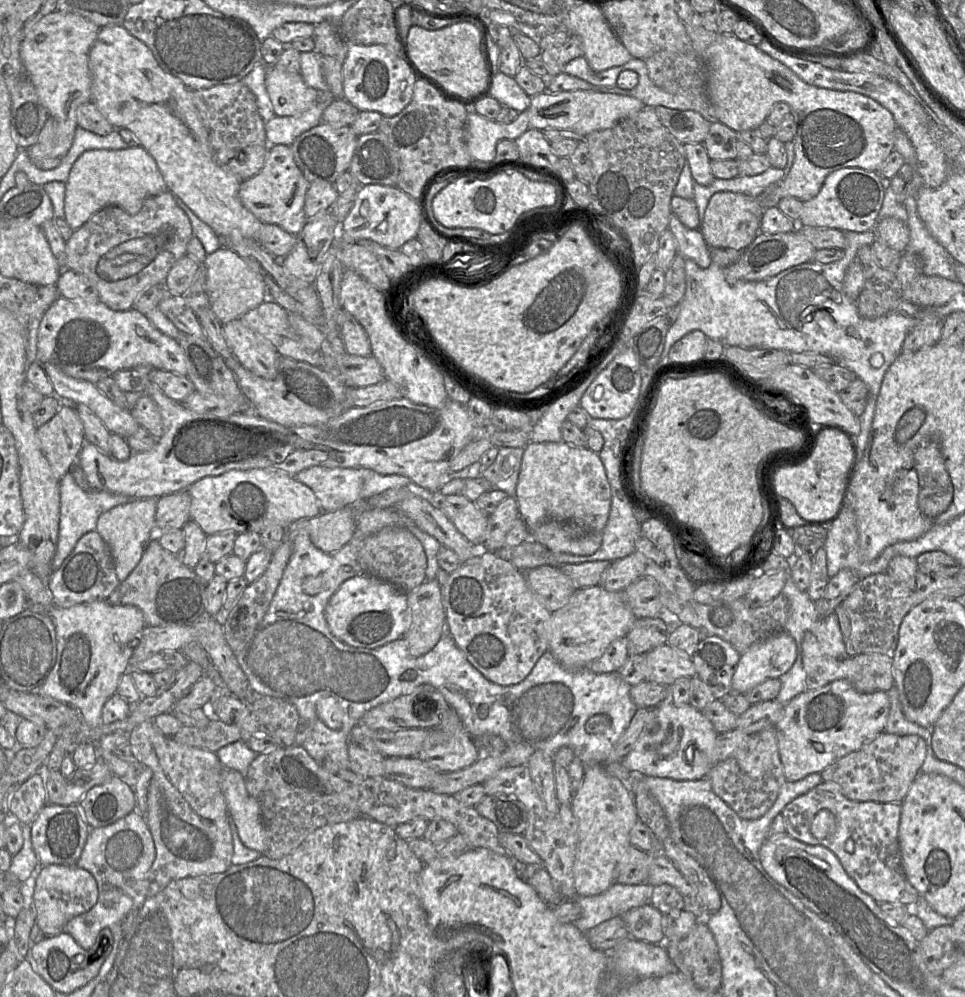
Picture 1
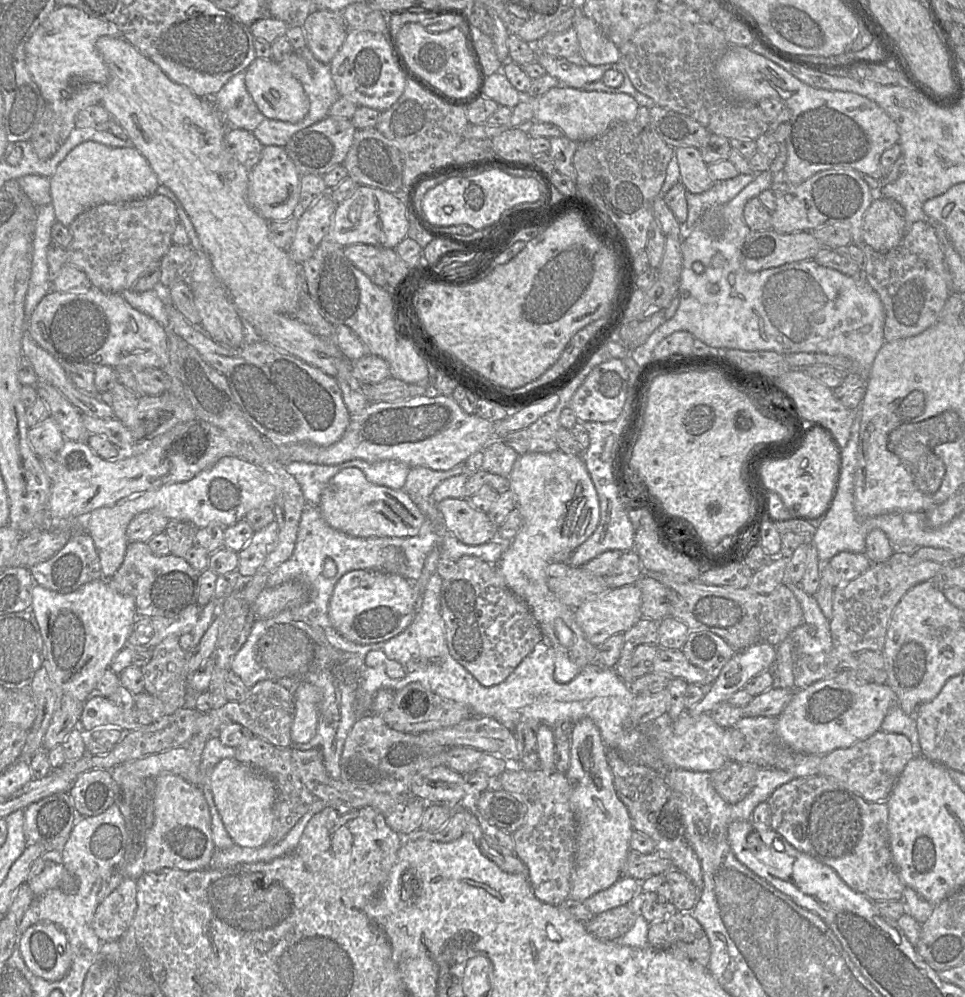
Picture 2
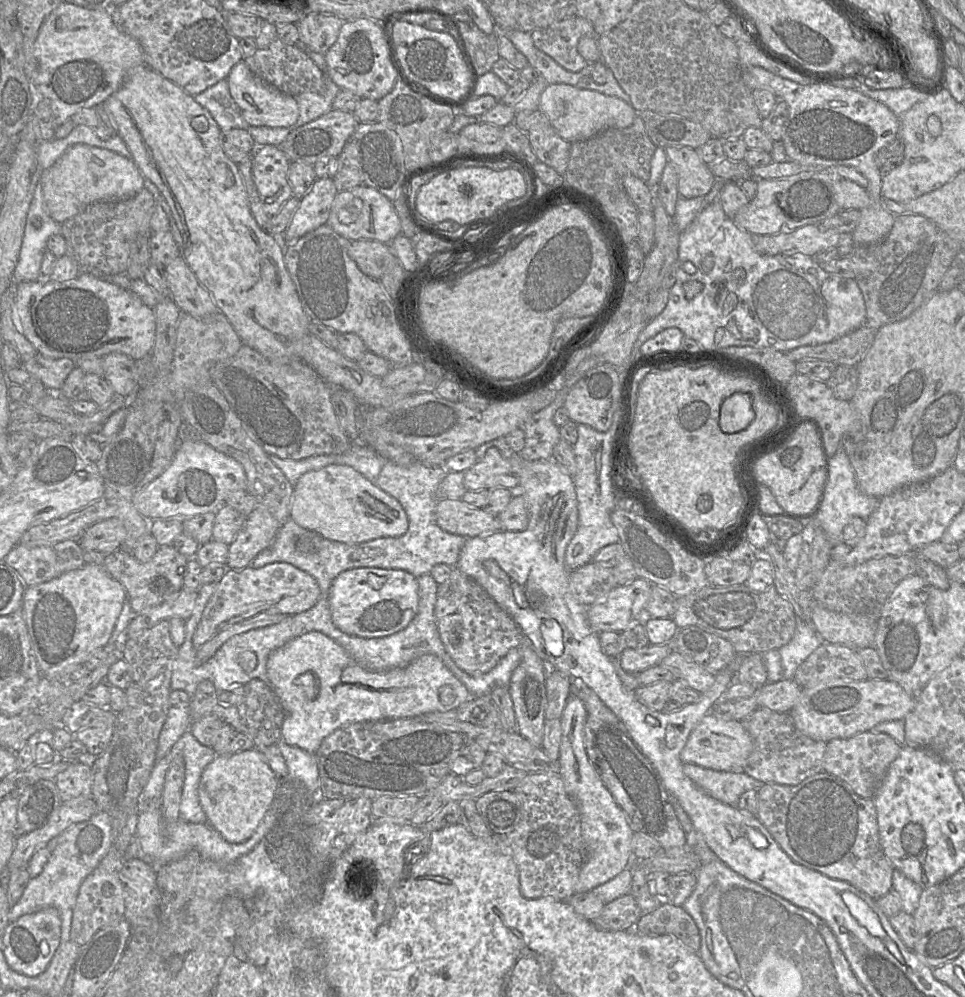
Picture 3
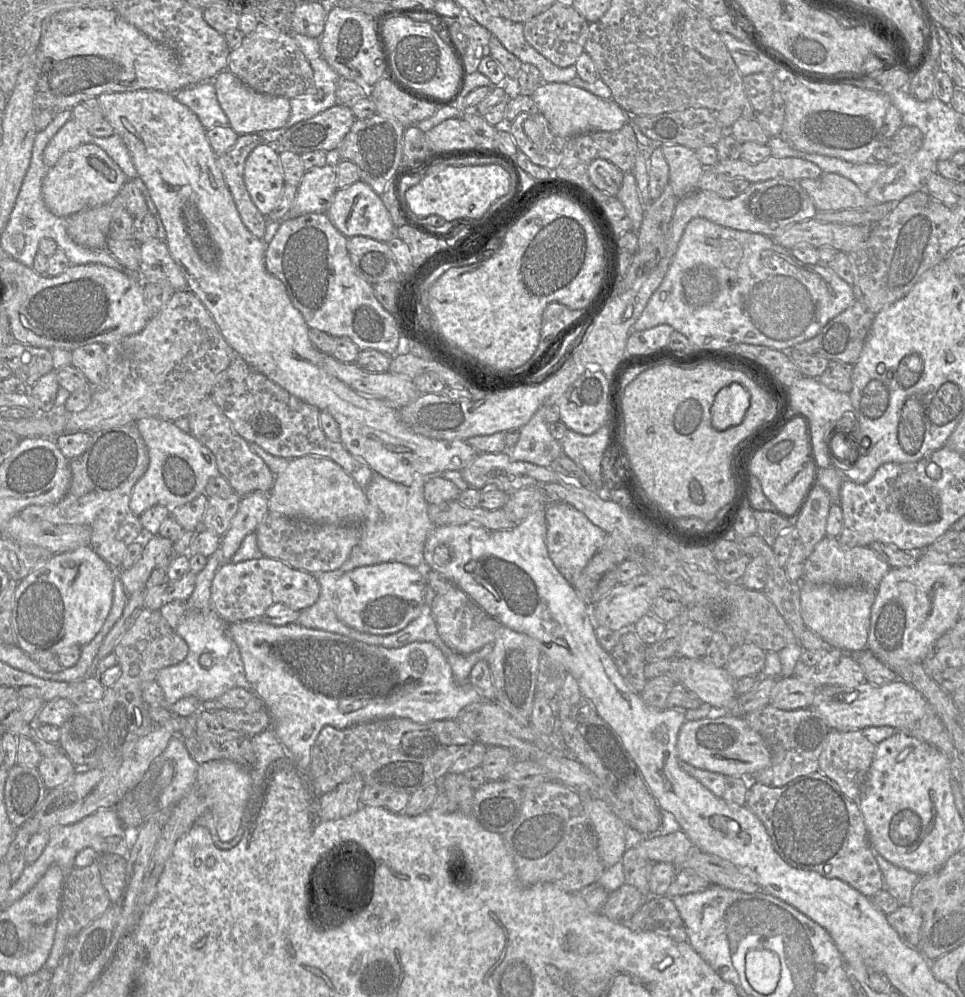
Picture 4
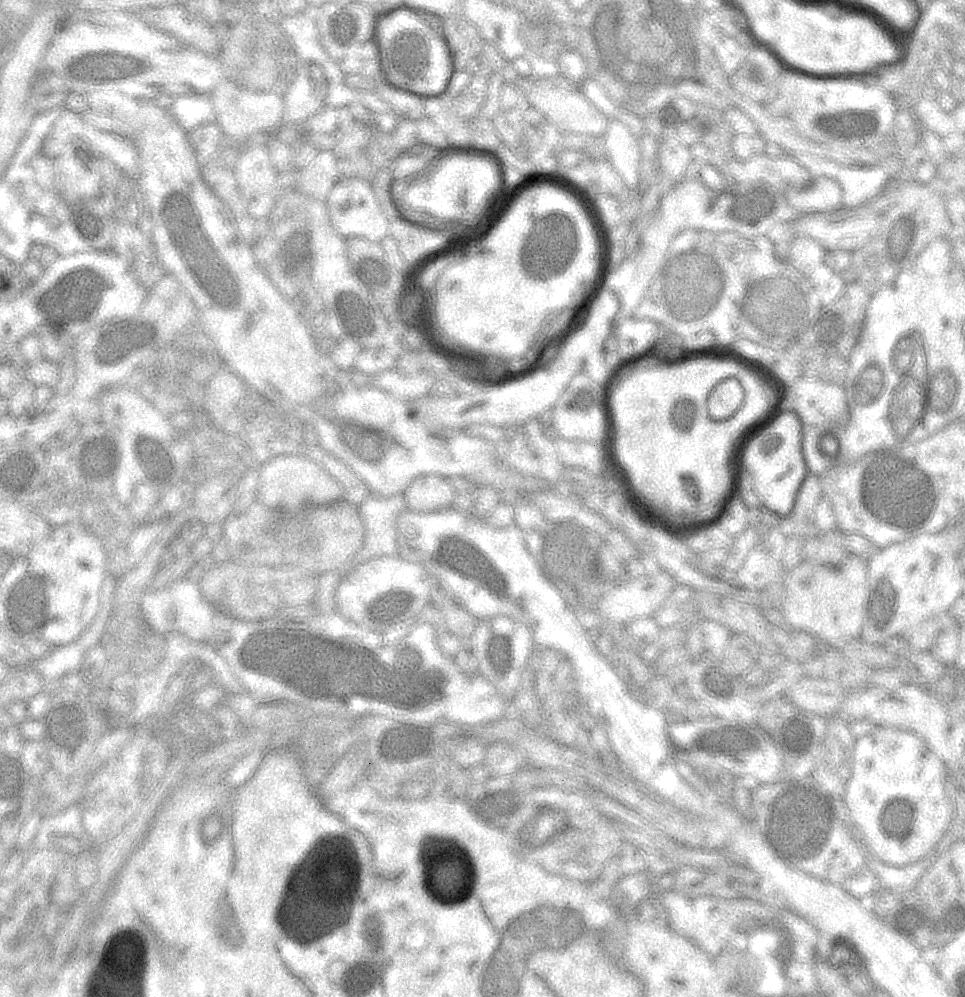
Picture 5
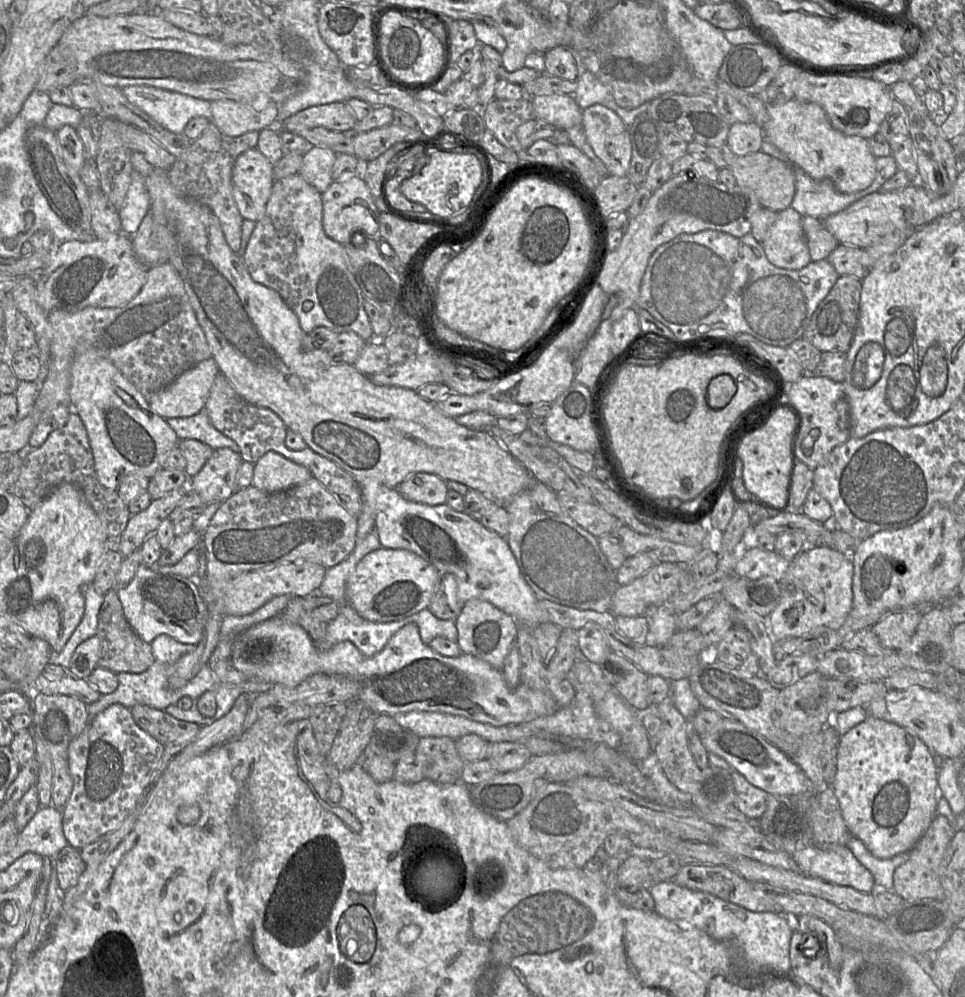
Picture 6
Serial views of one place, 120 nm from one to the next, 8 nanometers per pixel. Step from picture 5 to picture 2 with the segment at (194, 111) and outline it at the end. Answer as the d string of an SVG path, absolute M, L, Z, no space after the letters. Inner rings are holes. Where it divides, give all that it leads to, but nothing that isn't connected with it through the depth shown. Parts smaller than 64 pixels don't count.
M245 72L230 78L212 100L222 114L227 128L240 128L252 132L266 119L246 89Z

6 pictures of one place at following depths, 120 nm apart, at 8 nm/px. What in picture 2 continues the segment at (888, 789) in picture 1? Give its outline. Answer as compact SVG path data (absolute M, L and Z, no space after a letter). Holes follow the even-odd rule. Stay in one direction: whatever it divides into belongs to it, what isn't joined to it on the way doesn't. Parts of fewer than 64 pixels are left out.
M880 730L848 748L835 749L824 755L818 775L837 780L867 802L885 802L913 757L912 744L905 735Z

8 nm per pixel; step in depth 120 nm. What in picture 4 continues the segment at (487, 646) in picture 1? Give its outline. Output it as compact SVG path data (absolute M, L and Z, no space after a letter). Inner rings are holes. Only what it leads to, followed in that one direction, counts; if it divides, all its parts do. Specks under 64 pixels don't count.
M453 585L433 601L433 617L441 639L459 654L471 654L491 645L502 625L480 608L464 591Z

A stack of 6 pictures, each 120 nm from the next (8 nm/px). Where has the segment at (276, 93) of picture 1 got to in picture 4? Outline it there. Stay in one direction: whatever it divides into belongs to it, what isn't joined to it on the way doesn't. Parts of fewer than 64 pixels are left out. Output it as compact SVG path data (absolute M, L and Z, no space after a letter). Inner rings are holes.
M227 69L219 72L212 82L217 100L228 117L229 126L238 134L278 129L286 124L291 111L288 98L259 93Z

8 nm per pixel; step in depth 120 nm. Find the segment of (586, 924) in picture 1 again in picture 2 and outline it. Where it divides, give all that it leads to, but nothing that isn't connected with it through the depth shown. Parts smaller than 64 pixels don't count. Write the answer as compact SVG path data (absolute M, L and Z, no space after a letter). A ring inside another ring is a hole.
M623 874L610 887L592 895L583 902L594 915L629 904L641 881L644 880L637 880Z

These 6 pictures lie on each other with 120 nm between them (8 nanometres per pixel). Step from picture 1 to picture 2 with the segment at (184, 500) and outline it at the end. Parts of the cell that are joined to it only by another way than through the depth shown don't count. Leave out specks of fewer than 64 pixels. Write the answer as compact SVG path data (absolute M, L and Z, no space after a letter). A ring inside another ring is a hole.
M158 510L141 512L128 524L127 539L129 543L146 543L153 536L163 533L169 524L170 520Z

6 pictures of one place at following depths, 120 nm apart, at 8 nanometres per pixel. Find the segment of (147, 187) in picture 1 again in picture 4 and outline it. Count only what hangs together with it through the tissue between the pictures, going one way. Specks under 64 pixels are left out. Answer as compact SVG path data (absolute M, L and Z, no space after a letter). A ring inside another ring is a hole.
M84 144L63 154L57 163L48 169L42 184L42 196L47 208L56 216L68 218L86 208L109 204L114 200L128 177L111 157L95 144Z

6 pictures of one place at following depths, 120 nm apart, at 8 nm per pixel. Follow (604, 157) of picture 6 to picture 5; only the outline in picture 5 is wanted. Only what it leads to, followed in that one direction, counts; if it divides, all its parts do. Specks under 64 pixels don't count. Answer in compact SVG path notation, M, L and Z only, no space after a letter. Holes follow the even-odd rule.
M609 119L605 133L606 159L629 189L637 189L640 150L638 138L619 120Z

